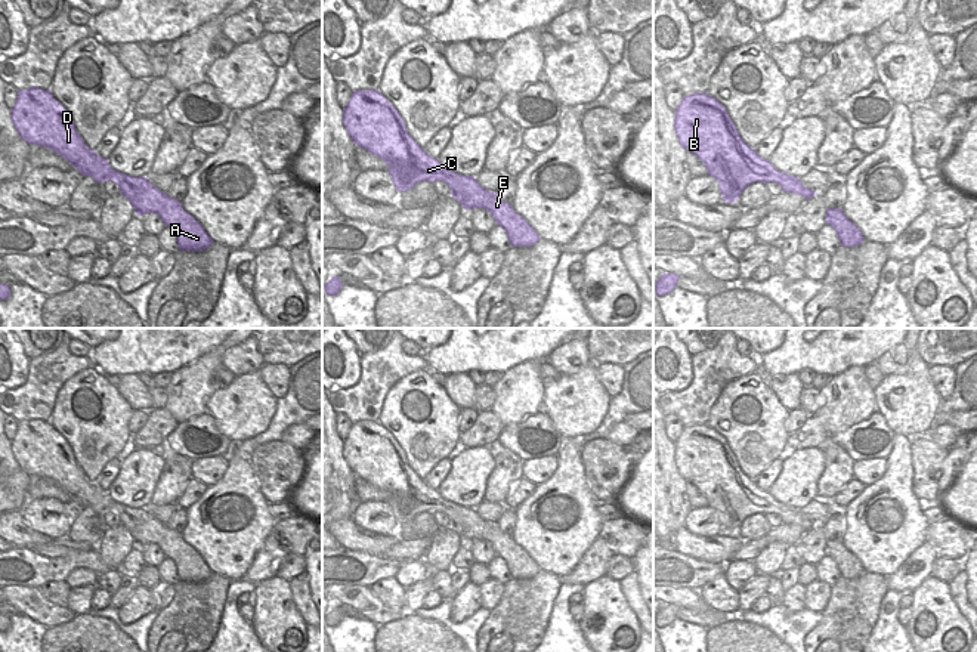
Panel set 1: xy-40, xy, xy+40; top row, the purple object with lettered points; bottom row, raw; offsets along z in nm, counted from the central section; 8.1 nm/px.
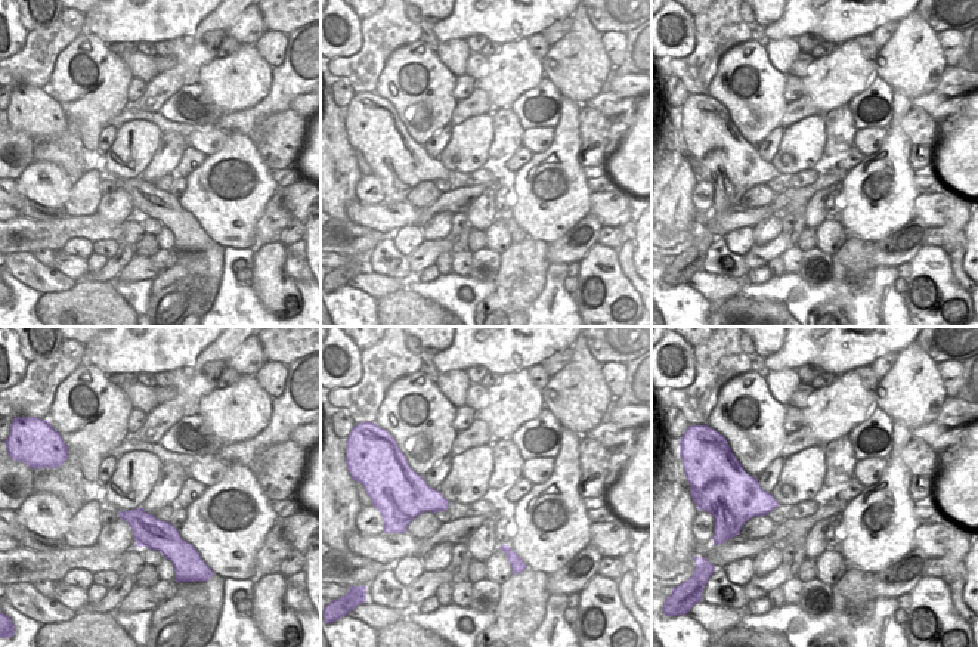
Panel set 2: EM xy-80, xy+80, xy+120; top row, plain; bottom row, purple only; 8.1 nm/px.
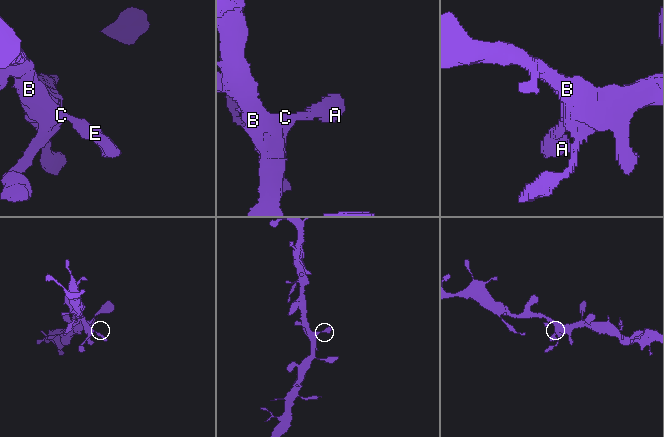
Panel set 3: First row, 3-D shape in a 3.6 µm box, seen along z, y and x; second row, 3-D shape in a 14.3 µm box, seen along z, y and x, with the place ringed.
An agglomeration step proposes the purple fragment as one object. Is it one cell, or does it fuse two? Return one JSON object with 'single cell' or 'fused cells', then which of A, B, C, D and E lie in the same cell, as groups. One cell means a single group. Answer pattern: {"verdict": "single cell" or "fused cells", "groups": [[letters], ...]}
{"verdict": "single cell", "groups": [["A", "B", "C", "D", "E"]]}

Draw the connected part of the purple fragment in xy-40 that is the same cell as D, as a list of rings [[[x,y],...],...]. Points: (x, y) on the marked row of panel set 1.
[[[38,87],[19,90],[12,109],[12,123],[21,139],[55,151],[83,176],[92,176],[98,183],[115,182],[137,216],[155,213],[174,231],[182,251],[202,251],[213,245],[201,223],[183,210],[180,201],[157,189],[145,176],[135,177],[114,170],[108,158],[101,158],[92,151],[77,133],[69,112],[50,90]]]

